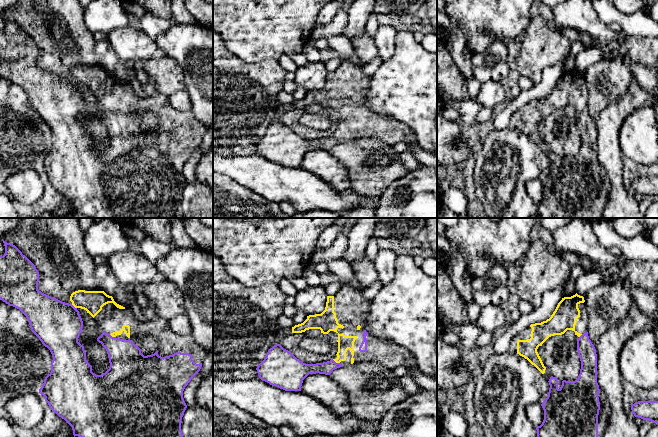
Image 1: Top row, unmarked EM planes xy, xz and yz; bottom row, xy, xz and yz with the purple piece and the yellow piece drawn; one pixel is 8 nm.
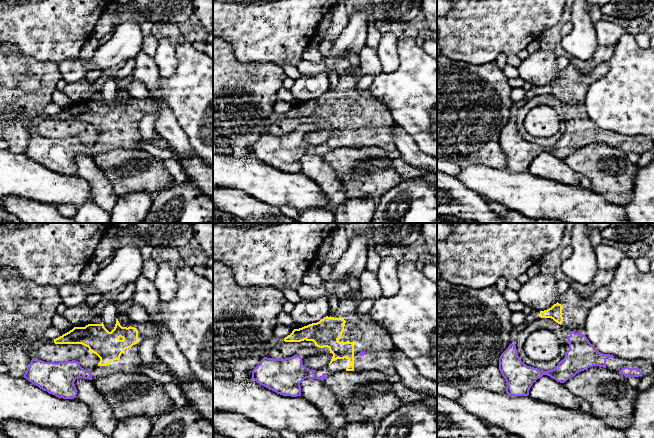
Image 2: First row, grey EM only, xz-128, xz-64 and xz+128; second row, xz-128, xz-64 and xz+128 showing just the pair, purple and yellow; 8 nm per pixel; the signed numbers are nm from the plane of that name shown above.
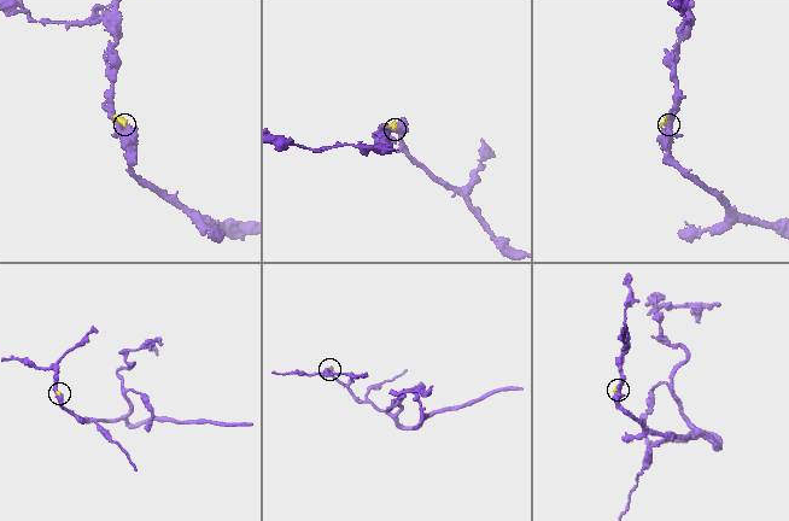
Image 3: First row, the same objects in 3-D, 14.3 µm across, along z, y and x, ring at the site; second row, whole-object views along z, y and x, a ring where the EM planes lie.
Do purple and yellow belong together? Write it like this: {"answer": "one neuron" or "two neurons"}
{"answer": "one neuron"}

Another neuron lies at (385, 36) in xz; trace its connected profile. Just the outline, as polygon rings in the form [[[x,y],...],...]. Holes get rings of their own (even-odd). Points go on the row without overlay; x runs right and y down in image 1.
[[[379,25],[376,35],[373,37],[378,54],[382,61],[391,59],[395,51],[395,35],[397,30],[390,25]]]

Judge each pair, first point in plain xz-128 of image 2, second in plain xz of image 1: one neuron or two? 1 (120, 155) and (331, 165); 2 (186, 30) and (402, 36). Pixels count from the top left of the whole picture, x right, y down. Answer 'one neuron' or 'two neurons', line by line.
1: two neurons
2: two neurons

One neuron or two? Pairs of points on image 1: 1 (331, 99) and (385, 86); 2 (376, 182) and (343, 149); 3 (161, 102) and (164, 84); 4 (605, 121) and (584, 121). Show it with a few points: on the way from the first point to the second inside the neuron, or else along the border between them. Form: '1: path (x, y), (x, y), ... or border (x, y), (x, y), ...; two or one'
1: border (369, 79), (365, 106), (375, 113); two
2: path (367, 173), (352, 158); one
3: border (159, 92), (167, 96); two
4: border (593, 122), (596, 128), (597, 145); two

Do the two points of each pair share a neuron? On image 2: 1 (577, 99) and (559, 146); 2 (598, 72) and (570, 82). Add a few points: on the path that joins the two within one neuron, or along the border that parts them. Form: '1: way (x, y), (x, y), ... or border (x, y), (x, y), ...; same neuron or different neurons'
1: way (576, 111), (576, 130), (571, 135); same neuron
2: way (591, 77), (585, 81), (577, 82); same neuron

